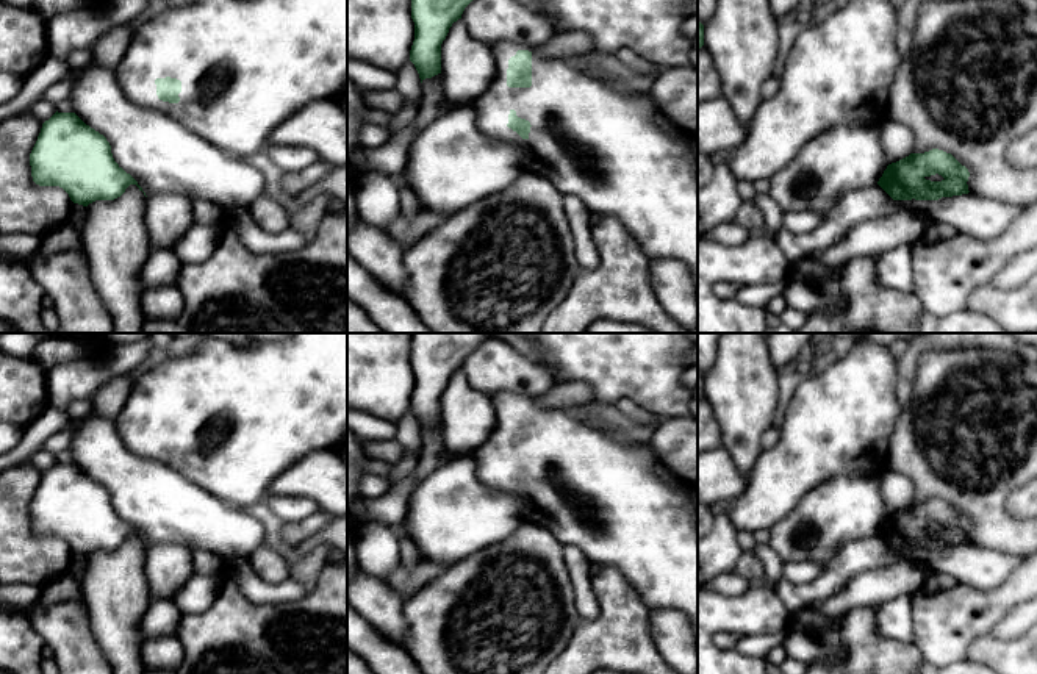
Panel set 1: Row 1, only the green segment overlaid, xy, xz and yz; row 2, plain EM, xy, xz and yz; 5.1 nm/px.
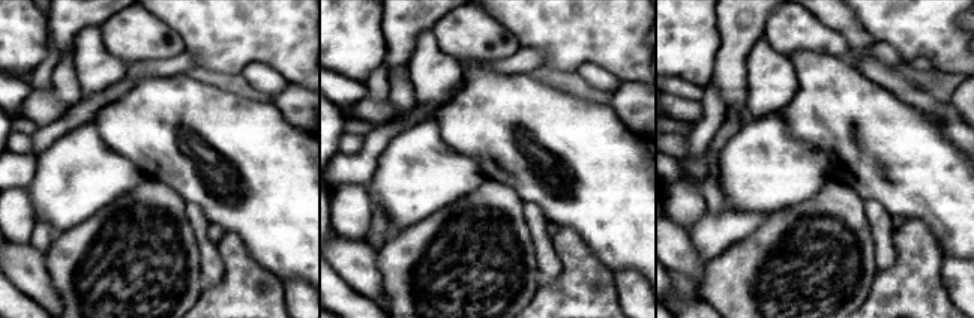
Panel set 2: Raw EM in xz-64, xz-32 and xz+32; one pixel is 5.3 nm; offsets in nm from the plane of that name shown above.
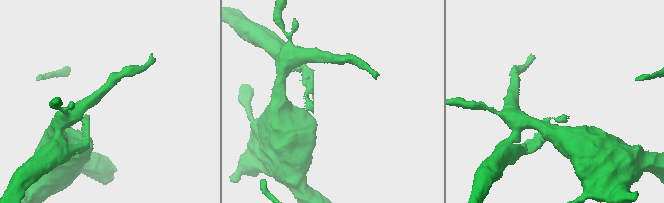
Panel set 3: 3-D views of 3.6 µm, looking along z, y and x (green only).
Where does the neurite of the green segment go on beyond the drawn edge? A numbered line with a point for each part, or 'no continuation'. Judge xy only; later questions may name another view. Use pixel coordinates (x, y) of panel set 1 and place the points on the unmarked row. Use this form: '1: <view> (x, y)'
1: xy (247, 413)

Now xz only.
1: xz (604, 496)

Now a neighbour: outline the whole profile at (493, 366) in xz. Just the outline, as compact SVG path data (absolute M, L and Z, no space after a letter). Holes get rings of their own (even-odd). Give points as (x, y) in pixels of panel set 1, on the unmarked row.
M499 338L485 339L463 361L469 385L488 396L511 391L532 397L549 393L555 382L546 366L530 361Z

